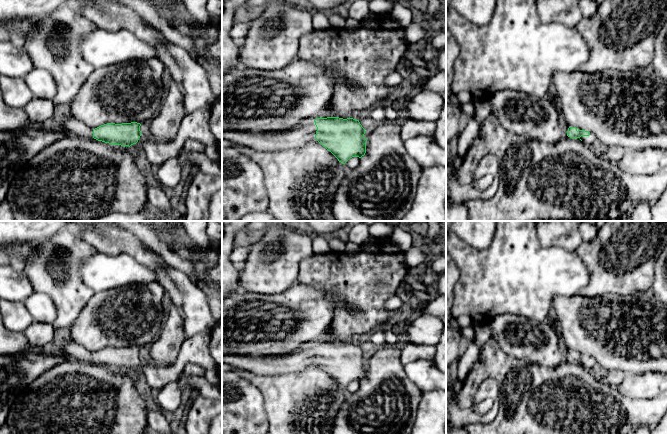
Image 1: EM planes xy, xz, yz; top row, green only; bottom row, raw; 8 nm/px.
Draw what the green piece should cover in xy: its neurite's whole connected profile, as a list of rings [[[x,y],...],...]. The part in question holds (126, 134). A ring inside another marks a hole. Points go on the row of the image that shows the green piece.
[[[0,89],[0,131],[15,131],[25,127],[49,127],[66,131],[70,137],[94,138],[113,145],[131,146],[136,144],[141,136],[140,123],[107,123],[94,130],[83,122],[69,118],[56,126],[31,121],[23,108],[9,107],[2,98]]]

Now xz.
[[[316,118],[291,130],[252,134],[244,131],[222,131],[222,139],[236,146],[261,151],[281,151],[300,148],[315,137],[339,162],[345,164],[352,157],[366,153],[365,129],[353,118]]]

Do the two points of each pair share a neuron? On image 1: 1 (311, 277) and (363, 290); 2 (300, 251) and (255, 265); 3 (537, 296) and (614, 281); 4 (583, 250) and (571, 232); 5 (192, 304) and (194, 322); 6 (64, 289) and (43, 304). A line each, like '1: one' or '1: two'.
1: one
2: one
3: two
4: two
5: one
6: two

